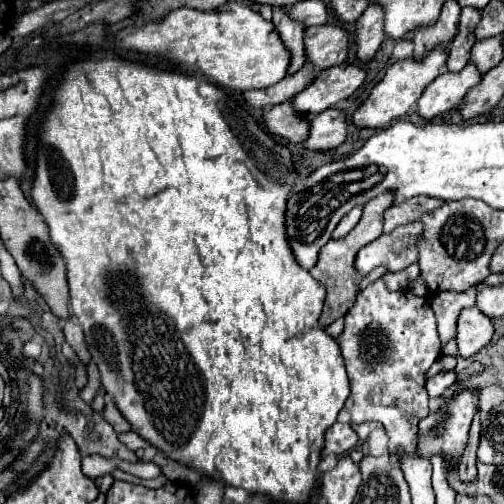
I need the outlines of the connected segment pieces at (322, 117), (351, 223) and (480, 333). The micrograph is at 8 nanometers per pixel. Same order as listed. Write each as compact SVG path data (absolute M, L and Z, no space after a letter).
M325 110L313 118L309 138L303 142L307 150L333 150L345 142L345 114L341 110Z
M357 206L355 210L351 210L351 212L347 212L343 218L341 218L341 222L339 222L339 226L333 230L333 238L335 240L339 240L339 238L343 238L351 228L355 228L355 224L359 222L359 218L361 218L361 206Z
M477 306L461 312L457 320L457 346L463 358L475 356L481 348L485 348L493 338L491 320L477 310Z

